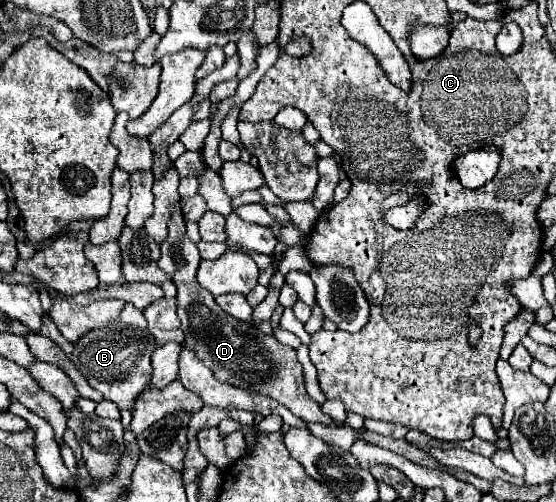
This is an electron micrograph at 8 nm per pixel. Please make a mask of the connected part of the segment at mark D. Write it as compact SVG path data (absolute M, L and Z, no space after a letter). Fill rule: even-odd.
M175 203L175 213L169 221L169 237L163 241L159 267L173 279L177 287L177 315L181 319L181 329L185 333L185 347L191 349L219 381L227 381L229 385L255 391L261 395L269 395L271 399L285 405L291 413L305 419L307 423L321 425L337 425L329 415L325 415L317 401L307 395L303 383L303 371L295 357L295 349L279 343L273 335L265 335L259 331L255 323L243 323L219 309L213 295L197 283L197 269L201 257L197 245L185 233L185 219L179 211L179 203Z

